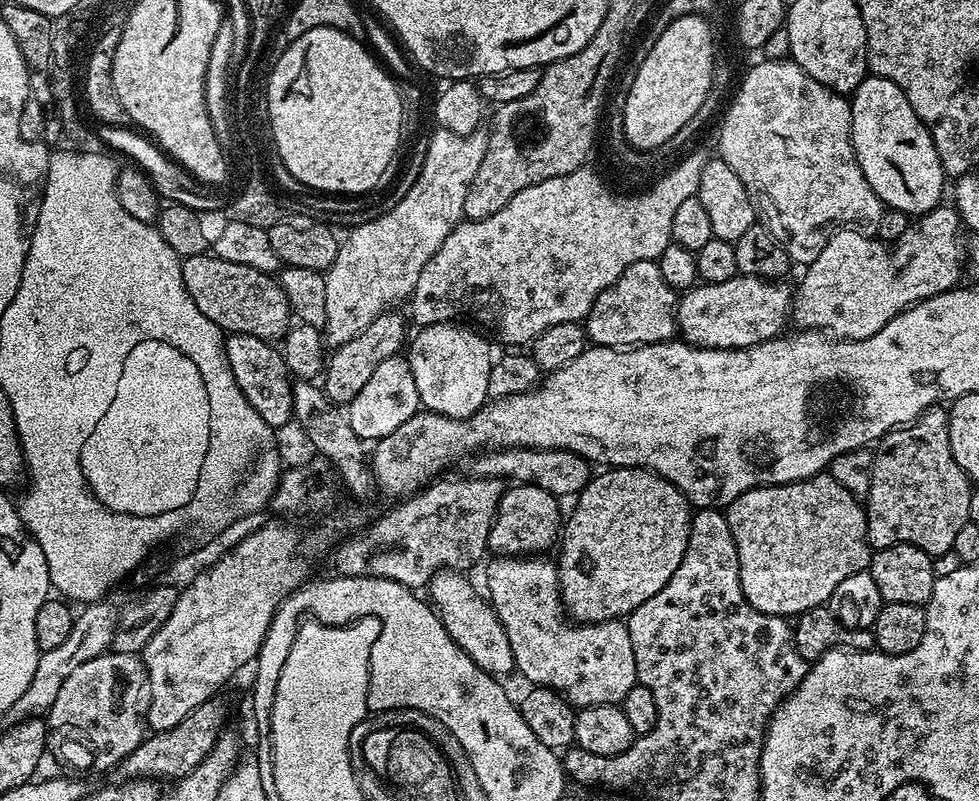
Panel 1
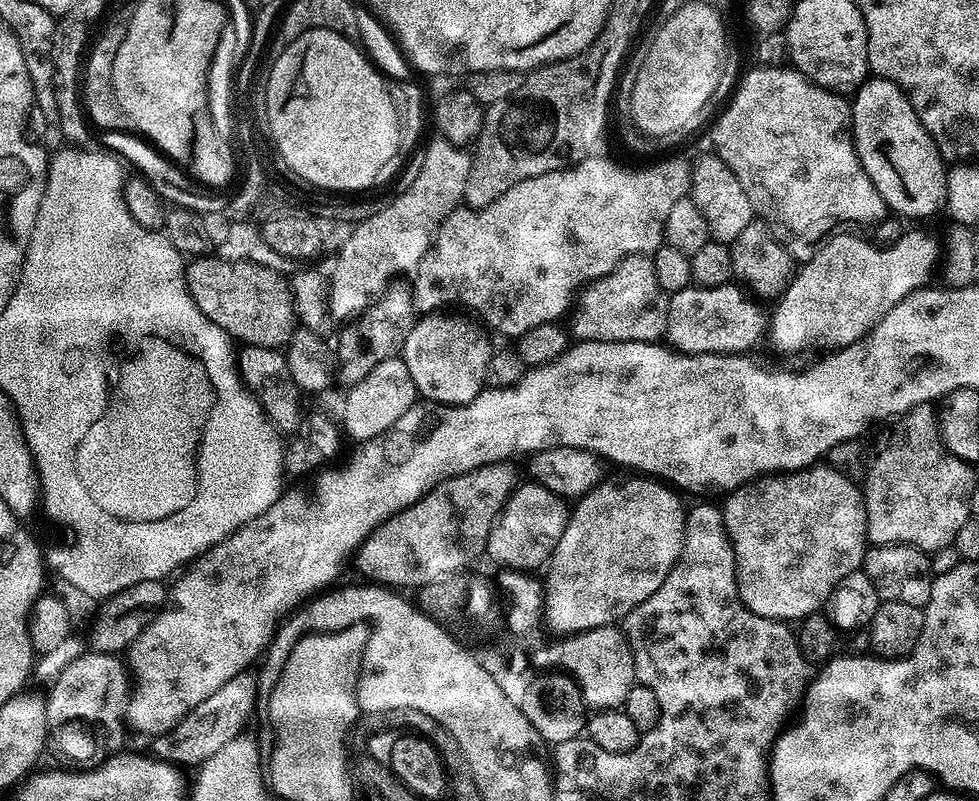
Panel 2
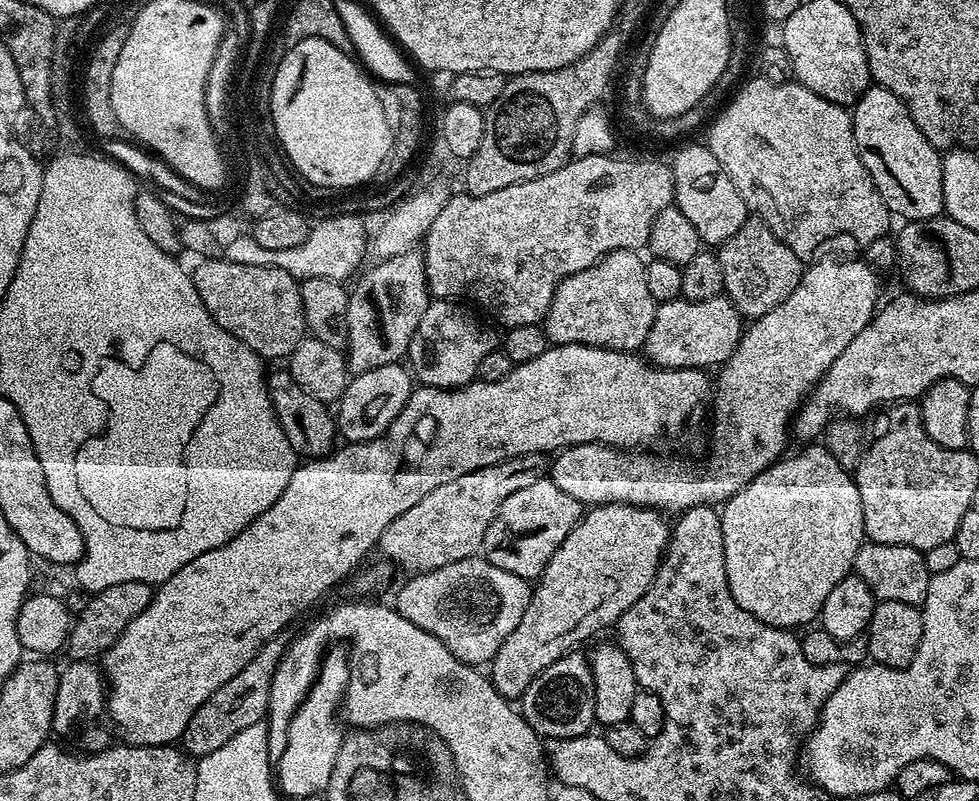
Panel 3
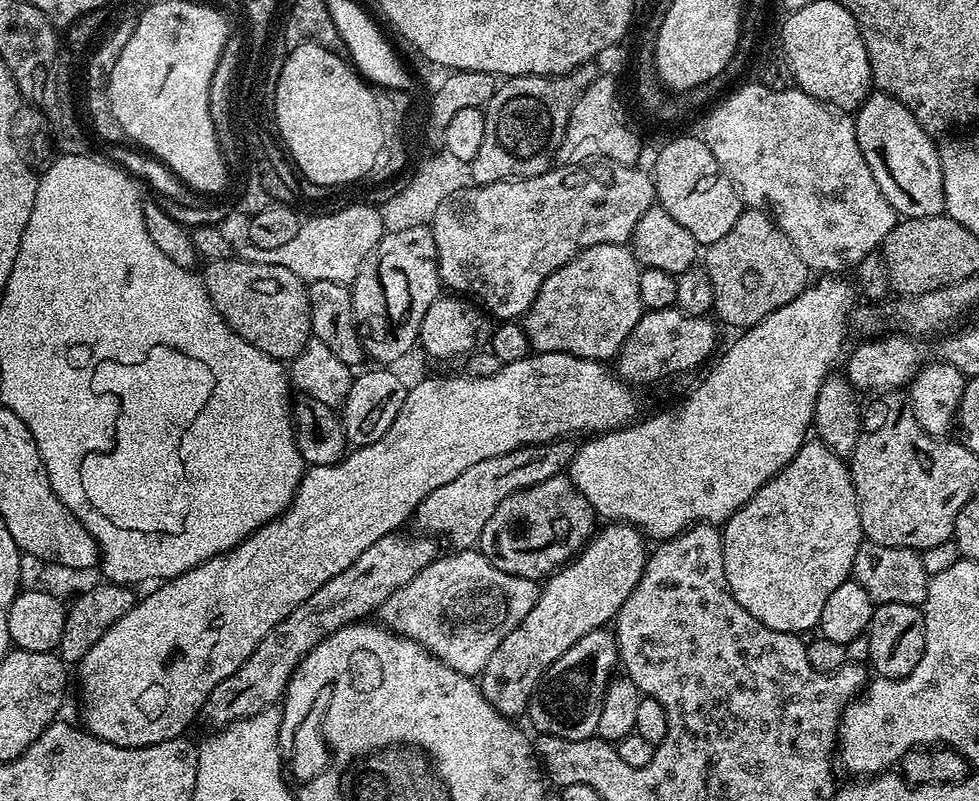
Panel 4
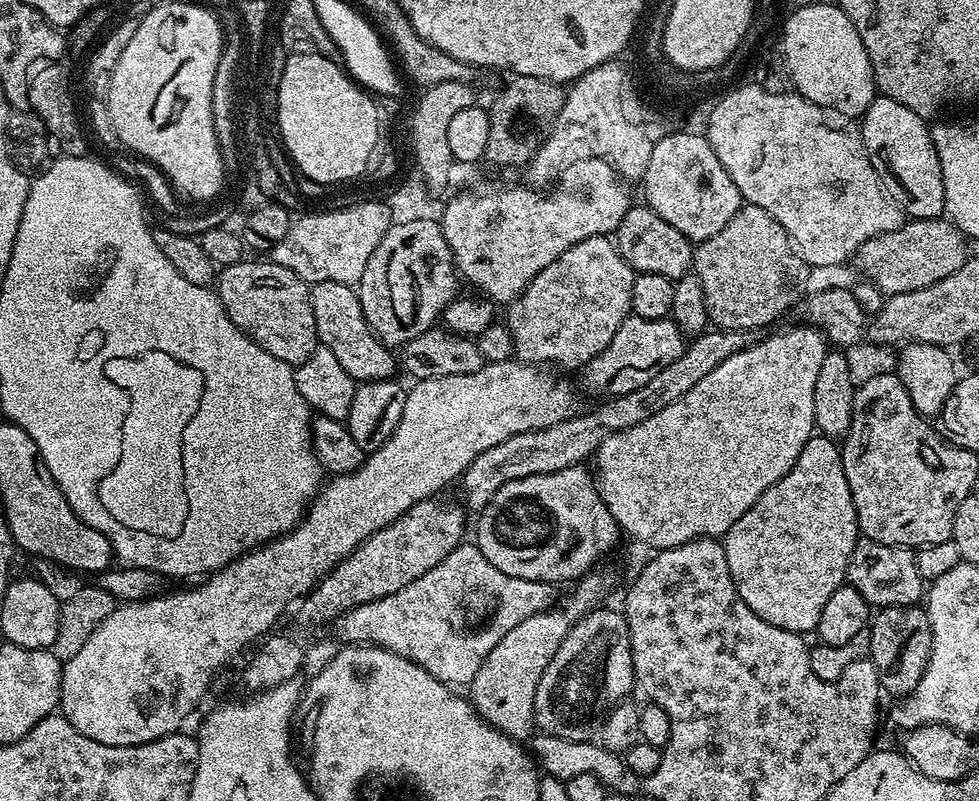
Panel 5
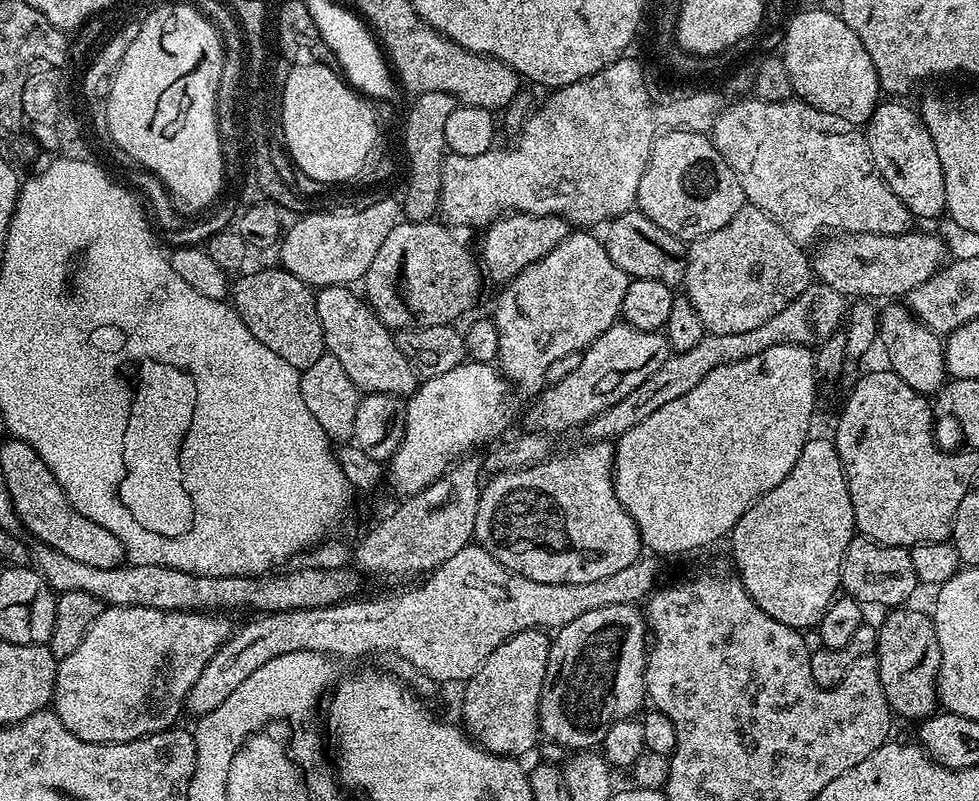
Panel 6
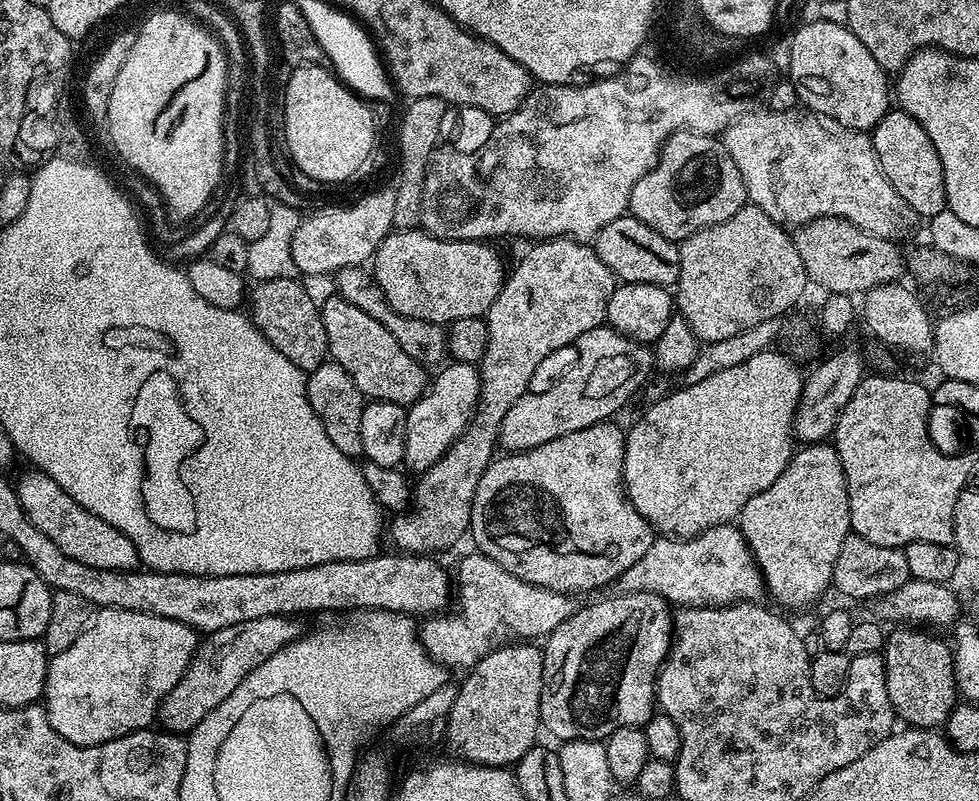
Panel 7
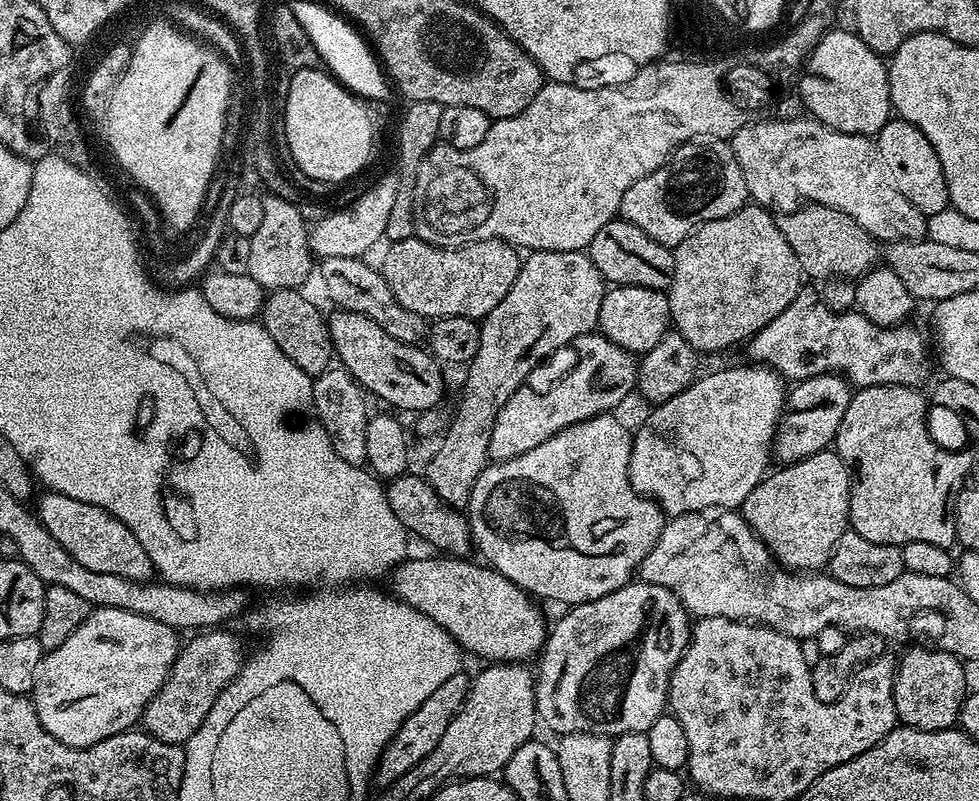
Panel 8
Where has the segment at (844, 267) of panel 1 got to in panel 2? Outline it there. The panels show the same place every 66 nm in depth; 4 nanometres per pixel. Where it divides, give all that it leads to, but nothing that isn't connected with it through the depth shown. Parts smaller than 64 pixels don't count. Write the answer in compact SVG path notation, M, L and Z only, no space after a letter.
M905 231L894 246L881 249L860 236L840 235L844 234L825 239L810 259L795 269L788 288L775 301L776 309L772 316L770 312L770 334L772 330L772 344L778 351L804 352L807 348L835 350L850 346L855 340L862 340L891 308L906 298L906 294L928 284L932 267L938 264L938 240L924 232Z

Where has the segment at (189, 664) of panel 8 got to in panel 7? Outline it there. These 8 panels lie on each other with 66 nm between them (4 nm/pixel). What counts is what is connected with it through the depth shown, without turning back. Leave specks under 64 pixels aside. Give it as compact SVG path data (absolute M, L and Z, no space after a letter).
M267 616L254 618L250 622L238 622L205 635L178 686L164 695L158 713L159 727L165 732L192 733L198 722L202 722L202 718L206 718L214 706L222 706L222 702L226 702L226 698L238 690L240 683L258 666L262 666L262 662L266 662L266 658L300 639L300 623L294 616Z

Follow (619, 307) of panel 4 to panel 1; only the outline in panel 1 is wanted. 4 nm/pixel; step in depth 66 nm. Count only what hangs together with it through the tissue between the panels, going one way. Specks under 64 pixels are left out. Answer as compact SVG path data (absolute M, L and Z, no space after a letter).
M643 260L642 262L634 262L621 274L618 282L614 282L606 290L602 290L597 294L582 327L587 339L593 345L601 348L634 348L642 344L663 344L671 341L678 332L676 326L677 299L677 289L672 288L662 278L662 272L657 261Z

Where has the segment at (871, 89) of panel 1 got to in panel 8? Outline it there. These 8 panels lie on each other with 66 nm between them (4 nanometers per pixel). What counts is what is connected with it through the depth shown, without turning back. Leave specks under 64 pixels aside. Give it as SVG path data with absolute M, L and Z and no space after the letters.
M889 118L886 126L882 126L874 139L876 151L880 153L880 161L888 171L889 180L925 218L950 206L946 174L942 174L942 162L938 162L938 154L934 154L930 138L926 138L926 134L918 130L918 126L899 118Z

